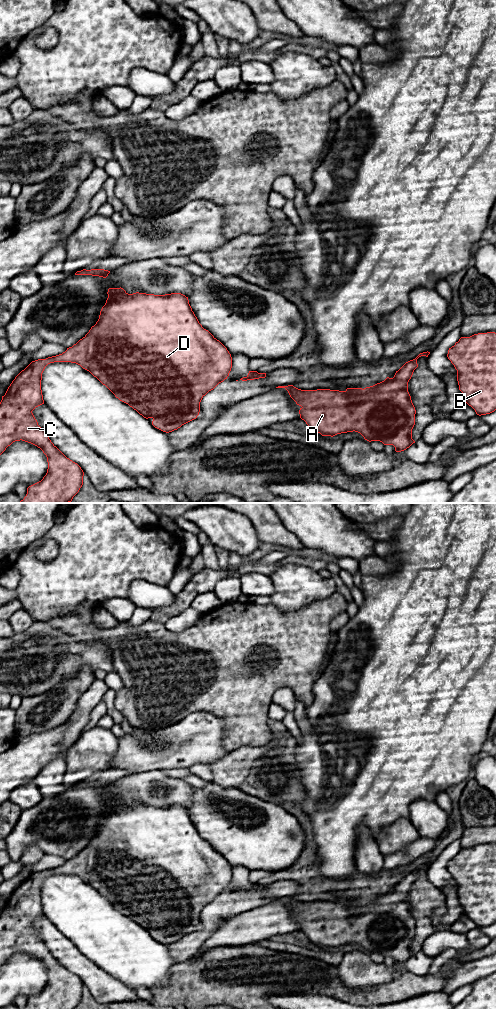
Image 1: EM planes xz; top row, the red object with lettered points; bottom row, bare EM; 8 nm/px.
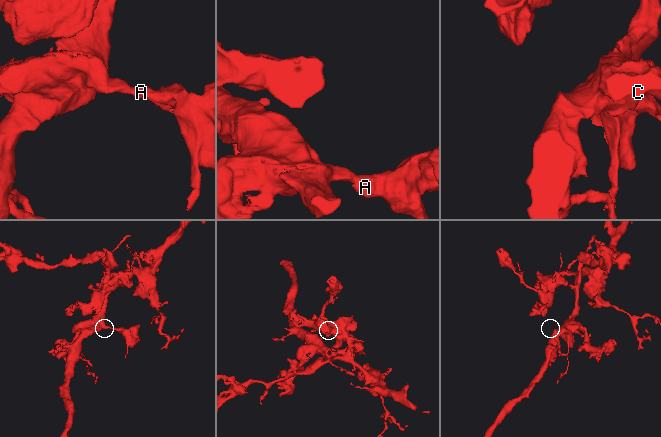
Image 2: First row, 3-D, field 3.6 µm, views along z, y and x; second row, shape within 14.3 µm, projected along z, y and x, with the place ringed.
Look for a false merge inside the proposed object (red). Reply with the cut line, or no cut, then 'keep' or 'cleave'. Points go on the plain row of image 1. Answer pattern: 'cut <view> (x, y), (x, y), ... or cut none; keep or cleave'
cut none; keep

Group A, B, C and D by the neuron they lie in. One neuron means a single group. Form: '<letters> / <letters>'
A B C D

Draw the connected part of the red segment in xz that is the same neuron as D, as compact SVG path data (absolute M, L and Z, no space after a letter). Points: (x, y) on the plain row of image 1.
M109 800L108 810L99 831L89 844L62 866L32 873L12 893L0 914L0 967L15 953L25 953L40 960L47 969L48 981L43 991L27 1000L25 1009L74 1009L83 997L84 984L67 970L38 937L32 923L44 916L41 892L45 879L54 874L71 874L89 883L120 913L128 916L144 930L152 930L152 937L166 945L197 930L202 910L229 888L232 869L227 860L204 841L181 805L154 807L128 806L123 800Z

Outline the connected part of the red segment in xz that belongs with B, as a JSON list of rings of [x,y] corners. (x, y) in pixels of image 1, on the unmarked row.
[[[478,845],[461,849],[449,860],[448,871],[457,882],[459,902],[463,913],[471,918],[477,927],[486,927],[496,922],[496,845]]]

